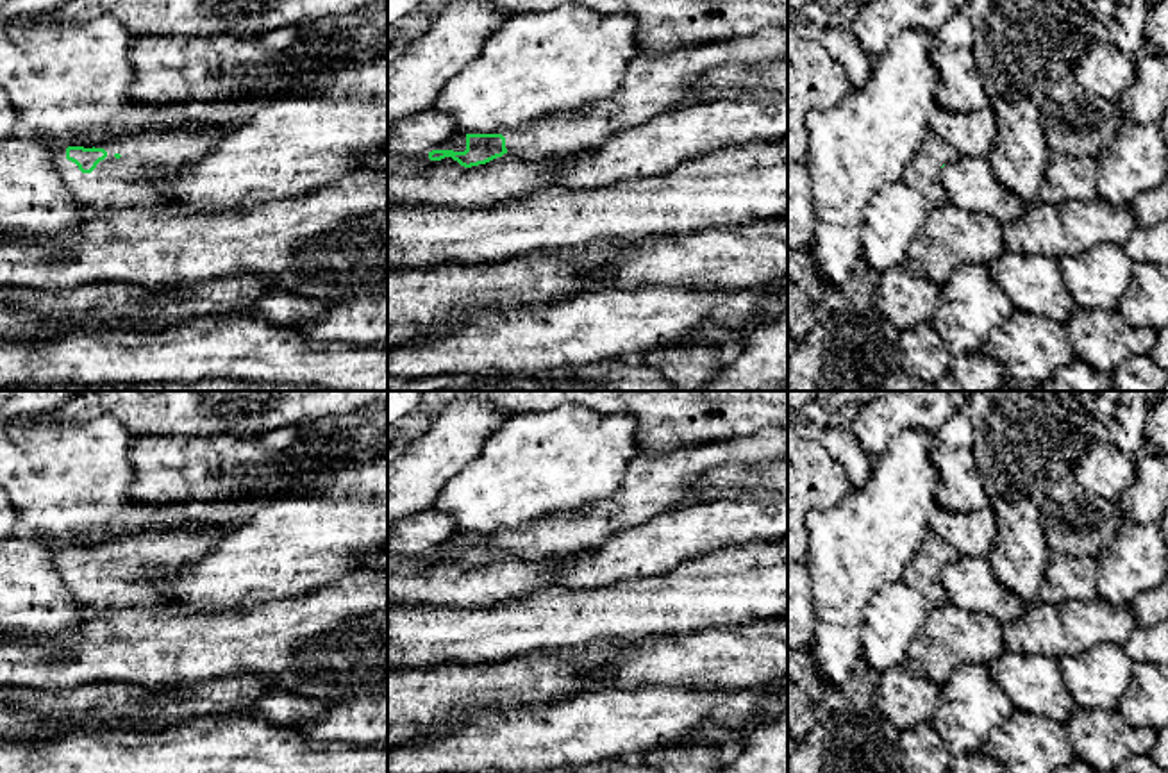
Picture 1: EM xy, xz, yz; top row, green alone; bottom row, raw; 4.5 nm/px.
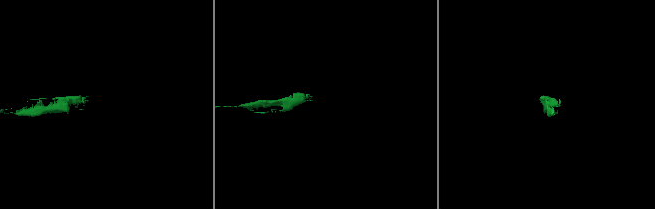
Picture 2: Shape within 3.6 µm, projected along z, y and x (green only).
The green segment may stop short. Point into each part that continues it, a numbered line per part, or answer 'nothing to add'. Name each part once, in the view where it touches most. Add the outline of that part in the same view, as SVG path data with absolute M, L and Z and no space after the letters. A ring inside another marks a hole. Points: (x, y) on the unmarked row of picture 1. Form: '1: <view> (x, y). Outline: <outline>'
1: xy (115, 582). Outline: M207 527L202 532L141 532L130 534L121 539L111 539L95 548L104 548L107 557L96 564L91 573L82 573L79 566L66 559L66 548L54 548L54 568L63 577L66 587L73 593L80 605L95 611L111 611L118 607L163 607L168 605L159 596L154 584L143 577L145 569L188 569L191 564L202 561L202 557L214 548L229 527Z

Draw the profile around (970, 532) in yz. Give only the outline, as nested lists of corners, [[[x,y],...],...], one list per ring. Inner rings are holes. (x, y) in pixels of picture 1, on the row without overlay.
[[[989,505],[979,511],[932,507],[929,528],[959,555],[988,557],[997,537],[997,516]]]

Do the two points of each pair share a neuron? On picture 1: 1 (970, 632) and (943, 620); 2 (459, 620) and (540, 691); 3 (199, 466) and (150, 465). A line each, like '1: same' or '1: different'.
1: same
2: different
3: same

